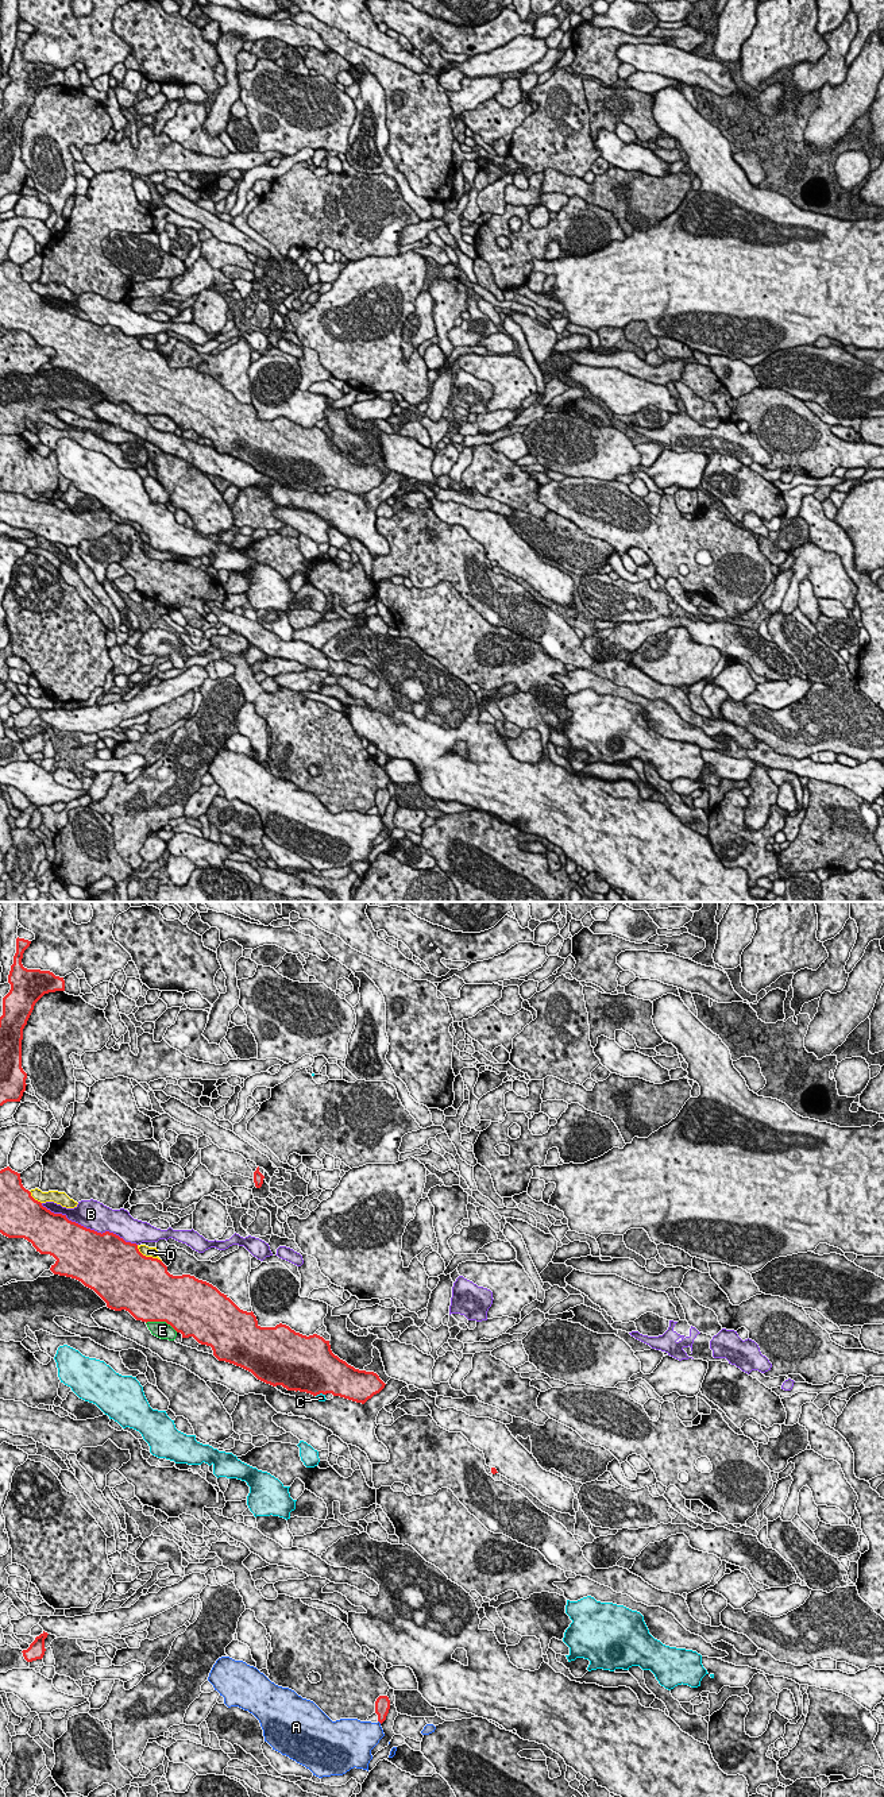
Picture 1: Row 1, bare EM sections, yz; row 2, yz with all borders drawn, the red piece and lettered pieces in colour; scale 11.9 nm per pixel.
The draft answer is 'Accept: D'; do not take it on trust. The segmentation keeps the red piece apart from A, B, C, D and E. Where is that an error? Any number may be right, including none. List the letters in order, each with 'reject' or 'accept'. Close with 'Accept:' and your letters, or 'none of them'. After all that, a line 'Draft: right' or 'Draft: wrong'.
A: reject
B: reject
C: reject
D: reject
E: reject
Accept: none of them
Draft: wrong

